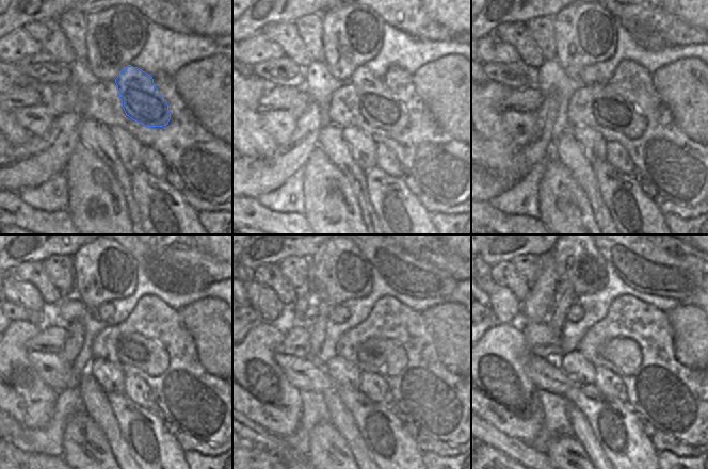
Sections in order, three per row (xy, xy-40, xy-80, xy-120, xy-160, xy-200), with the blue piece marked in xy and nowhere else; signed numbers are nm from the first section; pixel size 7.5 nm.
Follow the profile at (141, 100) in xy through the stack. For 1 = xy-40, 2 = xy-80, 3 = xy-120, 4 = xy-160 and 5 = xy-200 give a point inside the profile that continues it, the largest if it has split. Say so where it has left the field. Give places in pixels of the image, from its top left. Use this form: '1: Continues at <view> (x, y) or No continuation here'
1: Continues at xy-40 (379, 106)
2: Continues at xy-80 (611, 110)
3: Continues at xy-120 (149, 356)
4: Continues at xy-160 (388, 356)
5: Continues at xy-200 (624, 353)

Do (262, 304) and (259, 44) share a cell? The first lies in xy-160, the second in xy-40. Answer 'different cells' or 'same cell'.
same cell

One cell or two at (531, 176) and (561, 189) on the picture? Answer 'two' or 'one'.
two

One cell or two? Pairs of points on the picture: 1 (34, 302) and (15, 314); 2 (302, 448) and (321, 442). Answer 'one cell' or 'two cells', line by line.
1: two cells
2: two cells

